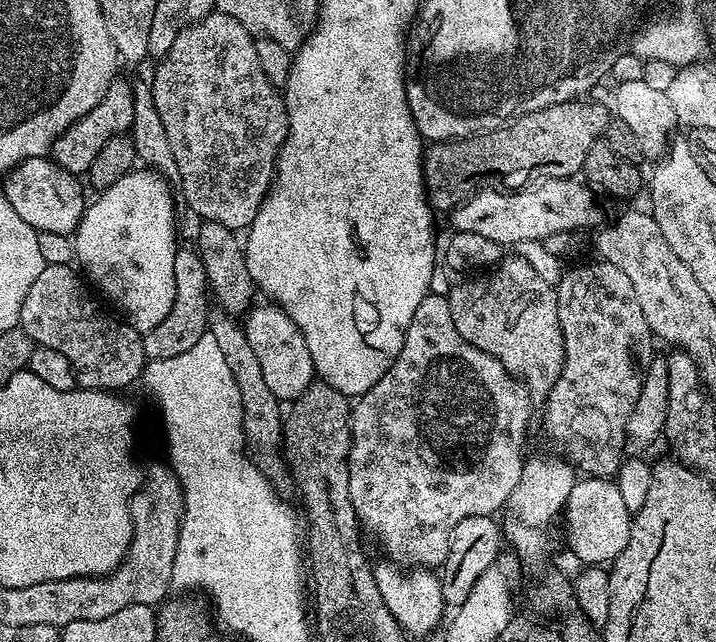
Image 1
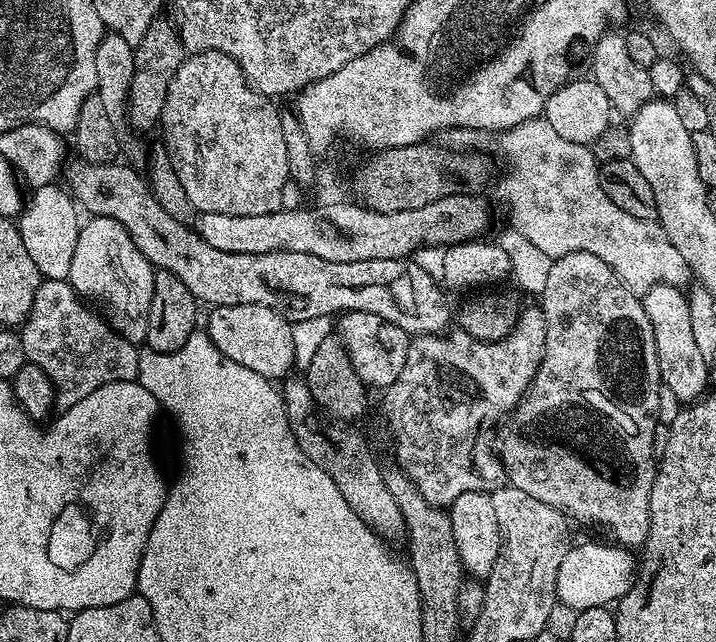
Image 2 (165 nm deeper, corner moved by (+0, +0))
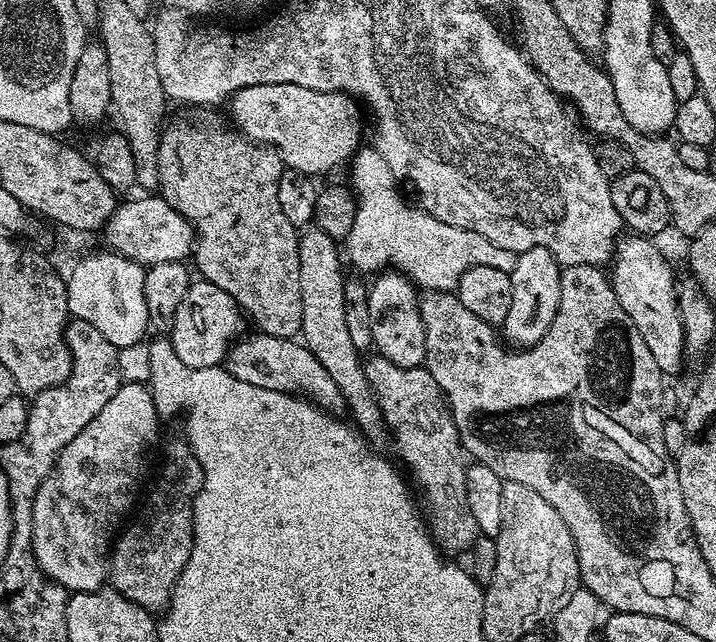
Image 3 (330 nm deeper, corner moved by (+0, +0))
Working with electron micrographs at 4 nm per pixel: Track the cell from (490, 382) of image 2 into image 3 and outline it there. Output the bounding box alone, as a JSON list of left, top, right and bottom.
[502,246,562,349]

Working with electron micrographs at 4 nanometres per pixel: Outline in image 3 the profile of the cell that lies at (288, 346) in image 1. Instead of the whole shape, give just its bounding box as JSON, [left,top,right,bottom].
[170,278,246,368]

